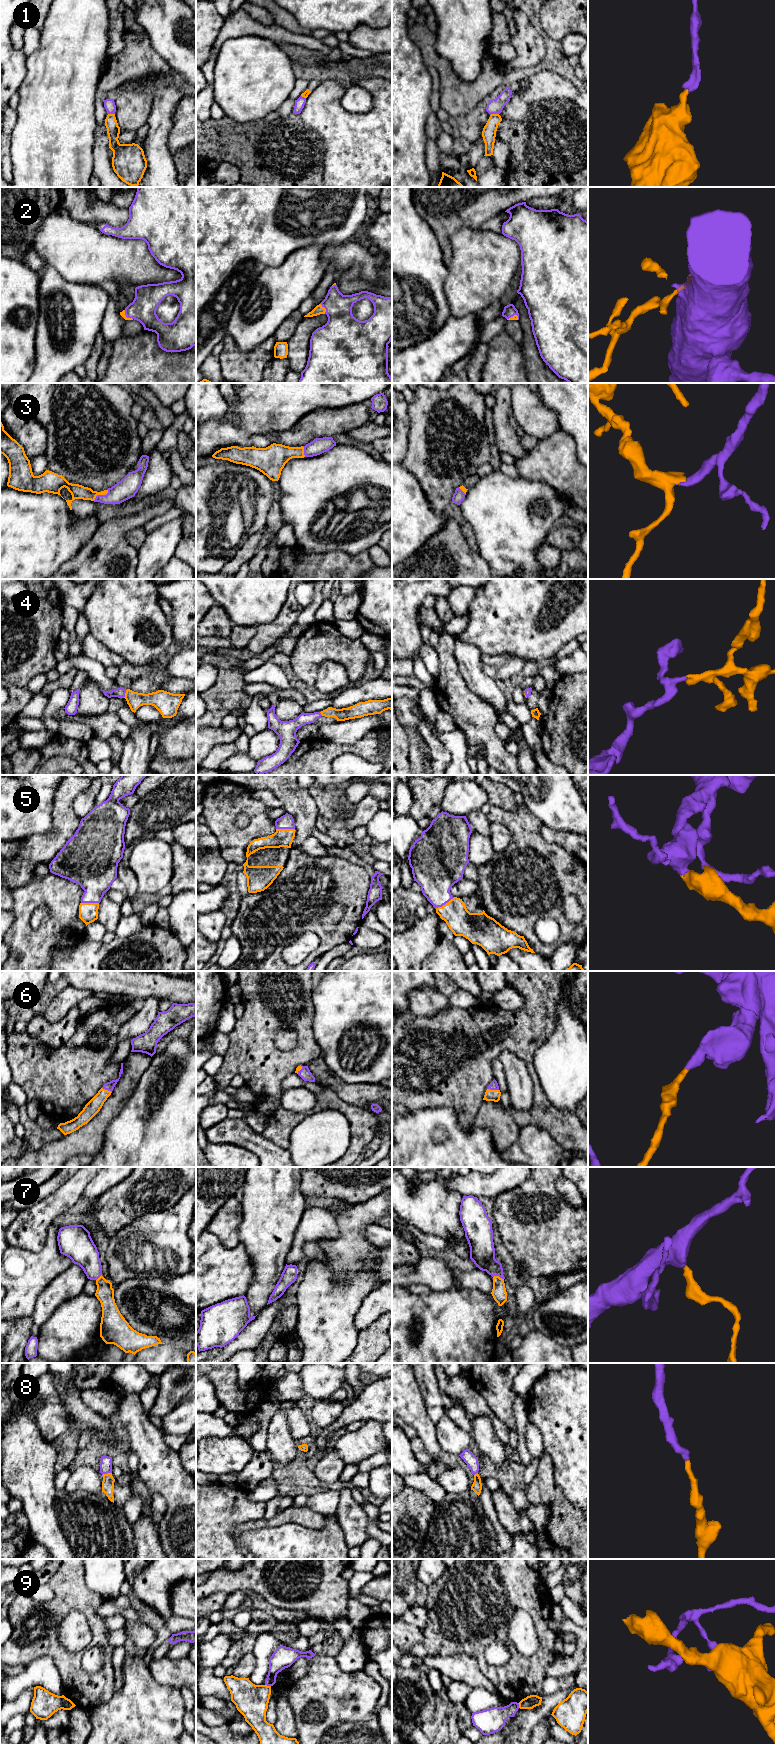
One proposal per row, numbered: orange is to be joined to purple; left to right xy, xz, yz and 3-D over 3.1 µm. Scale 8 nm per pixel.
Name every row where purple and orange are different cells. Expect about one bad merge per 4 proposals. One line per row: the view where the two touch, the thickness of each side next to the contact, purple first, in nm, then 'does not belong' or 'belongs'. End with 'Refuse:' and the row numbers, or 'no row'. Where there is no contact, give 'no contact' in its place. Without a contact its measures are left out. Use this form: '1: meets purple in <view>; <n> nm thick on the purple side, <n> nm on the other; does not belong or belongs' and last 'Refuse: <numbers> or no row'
1: meets purple in yz; 120 nm thick on the purple side, 110 nm on the other; belongs
2: meets purple in xz; 300 nm thick on the purple side, 70 nm on the other; belongs
3: meets purple in xy; 160 nm thick on the purple side, 120 nm on the other; belongs
4: meets purple in xy; 80 nm thick on the purple side, 130 nm on the other; belongs
5: meets purple in xz; 120 nm thick on the purple side, 140 nm on the other; belongs
6: meets purple in yz; 70 nm thick on the purple side, 100 nm on the other; belongs
7: meets purple in yz; 200 nm thick on the purple side, 120 nm on the other; belongs
8: meets purple in xy; 100 nm thick on the purple side, 100 nm on the other; belongs
9: meets purple in xz; 170 nm thick on the purple side, 260 nm on the other; does not belong
Refuse: 9

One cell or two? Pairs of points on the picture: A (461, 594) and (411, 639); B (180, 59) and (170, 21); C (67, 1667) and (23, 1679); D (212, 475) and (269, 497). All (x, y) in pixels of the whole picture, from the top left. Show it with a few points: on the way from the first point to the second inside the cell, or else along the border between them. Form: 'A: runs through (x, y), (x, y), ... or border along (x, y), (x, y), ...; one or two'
A: border along (452, 589), (447, 597); two
B: runs through (180, 50), (172, 39), (171, 30); one
C: border along (37, 1657), (52, 1658), (61, 1679), (63, 1693); two
D: runs through (228, 469), (246, 470), (260, 481); one

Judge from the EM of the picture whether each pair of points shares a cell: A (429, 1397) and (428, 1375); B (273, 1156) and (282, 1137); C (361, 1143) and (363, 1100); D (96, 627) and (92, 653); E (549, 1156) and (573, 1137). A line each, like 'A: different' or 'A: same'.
A: same
B: different
C: different
D: different
E: different

